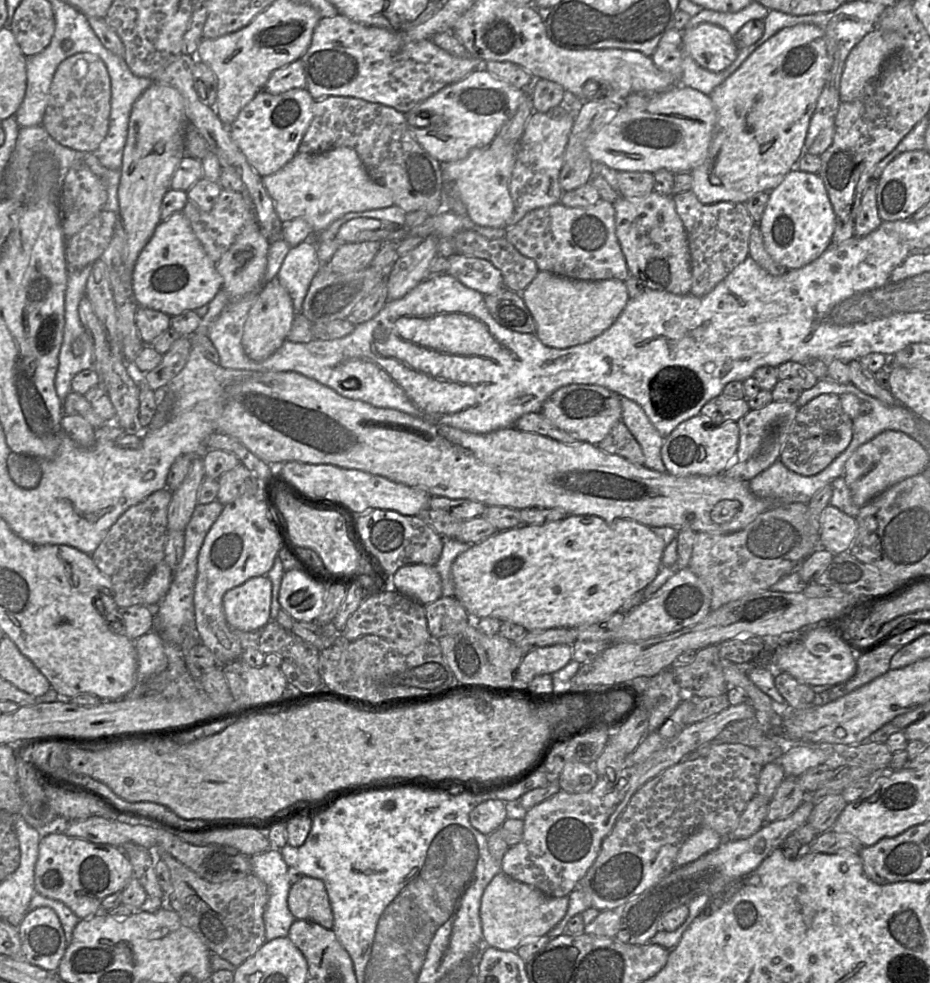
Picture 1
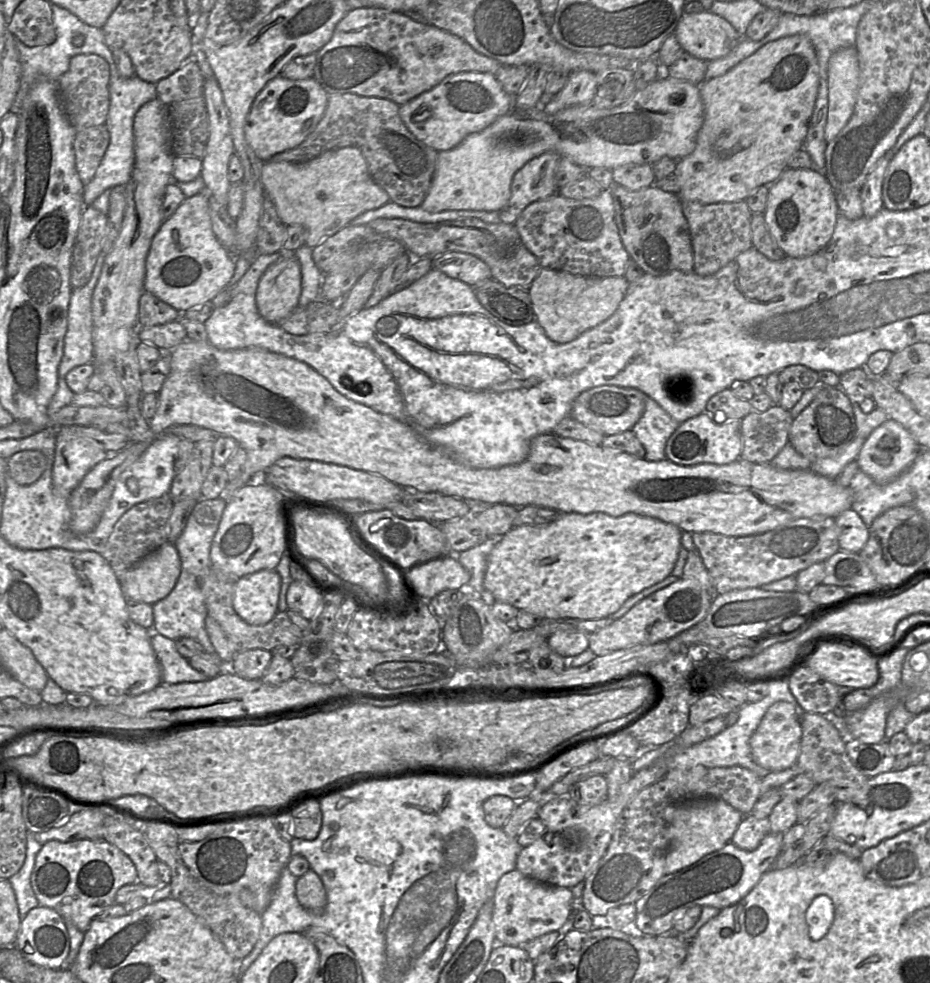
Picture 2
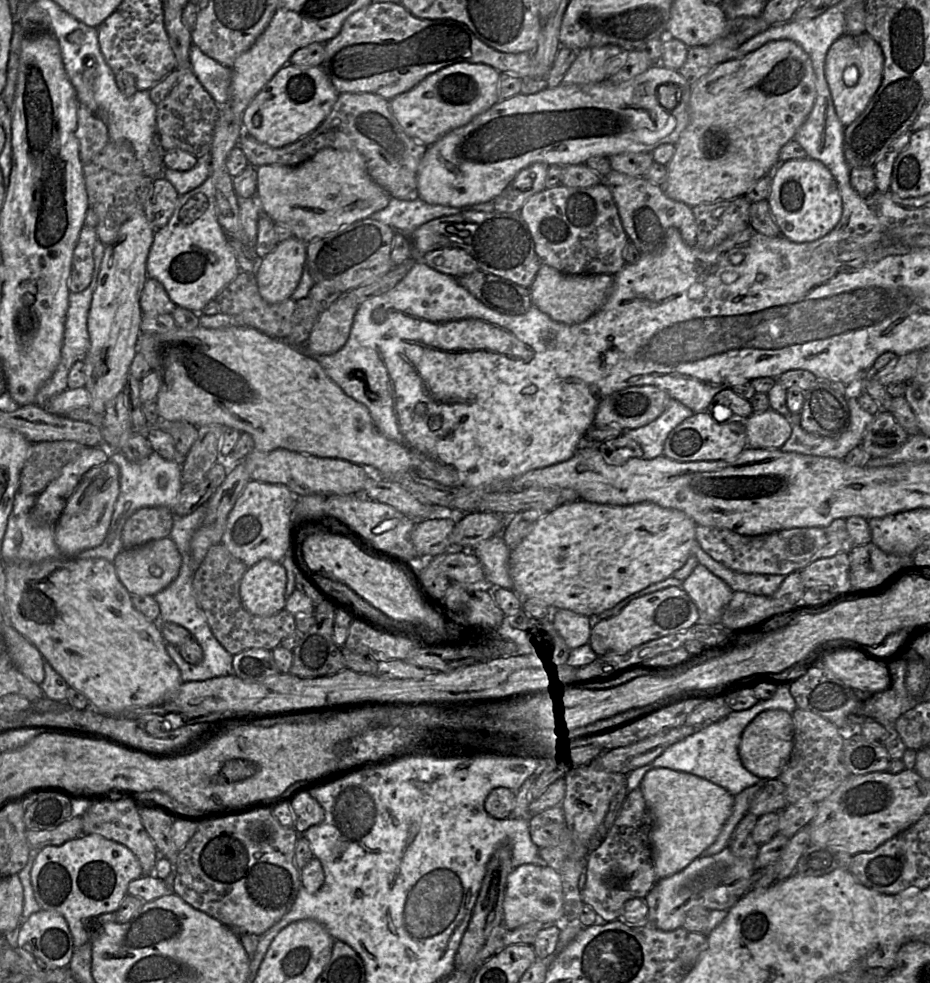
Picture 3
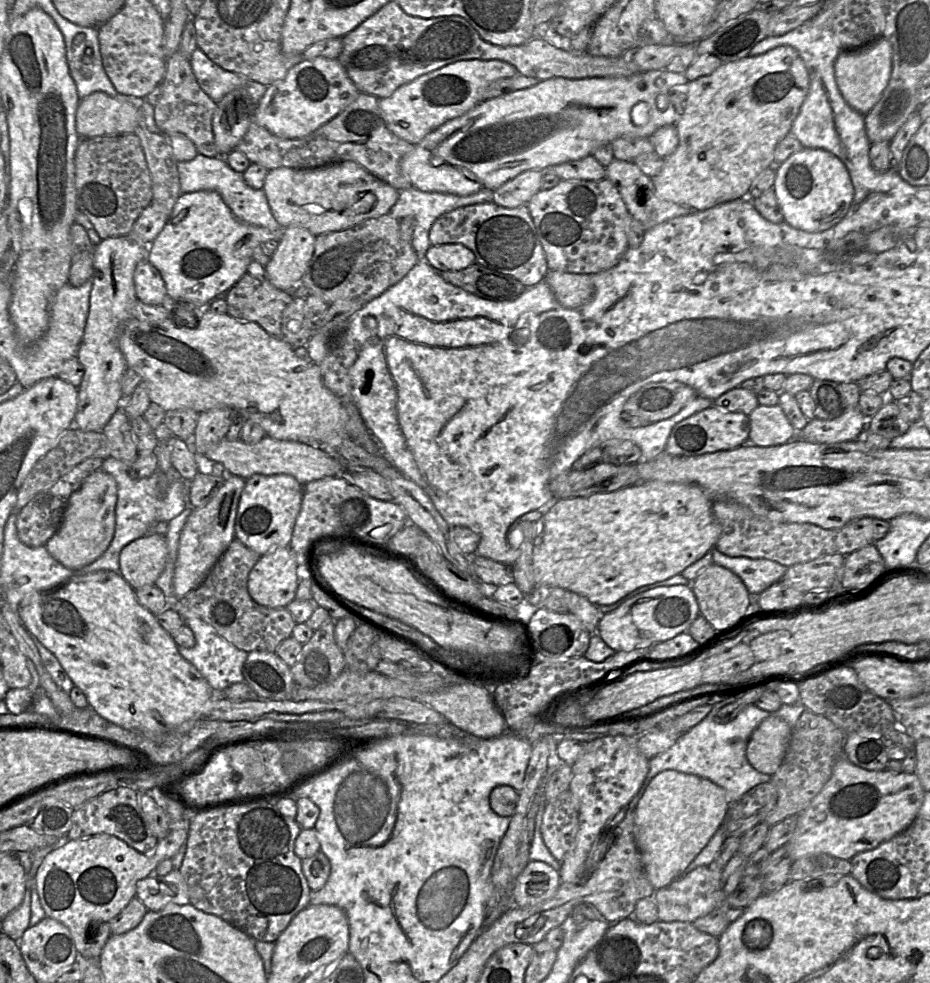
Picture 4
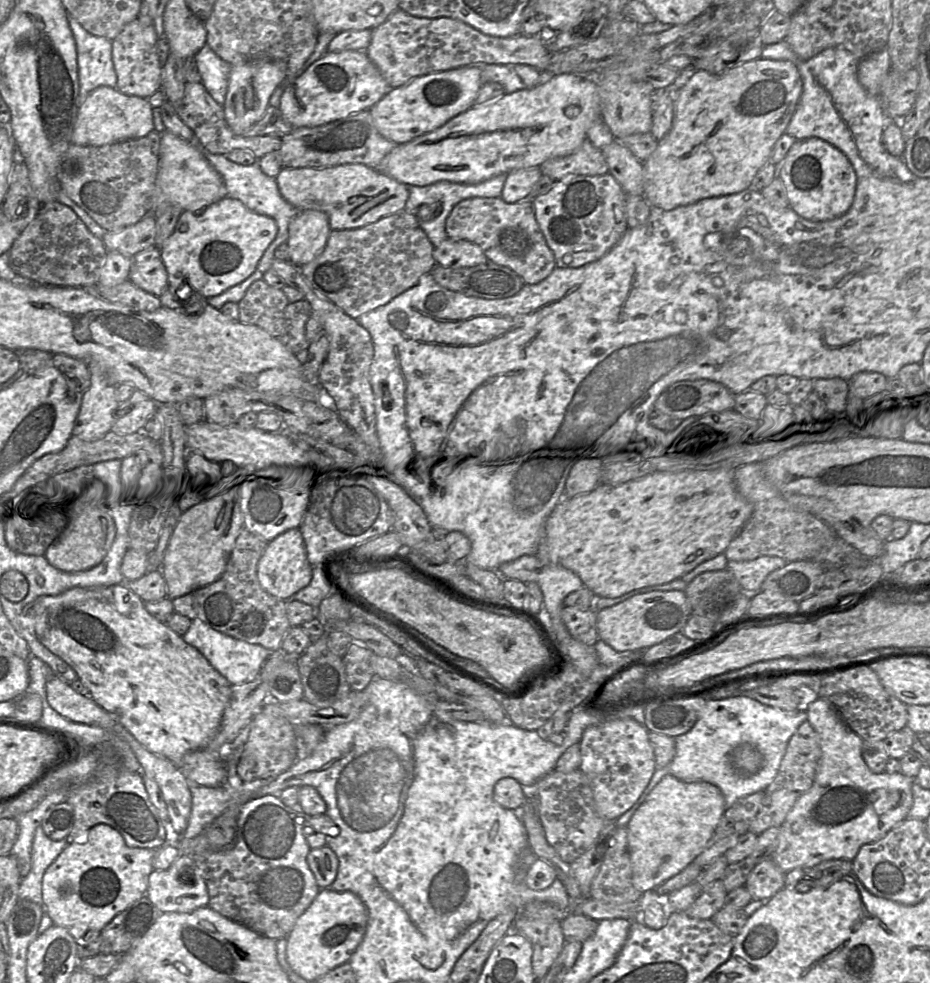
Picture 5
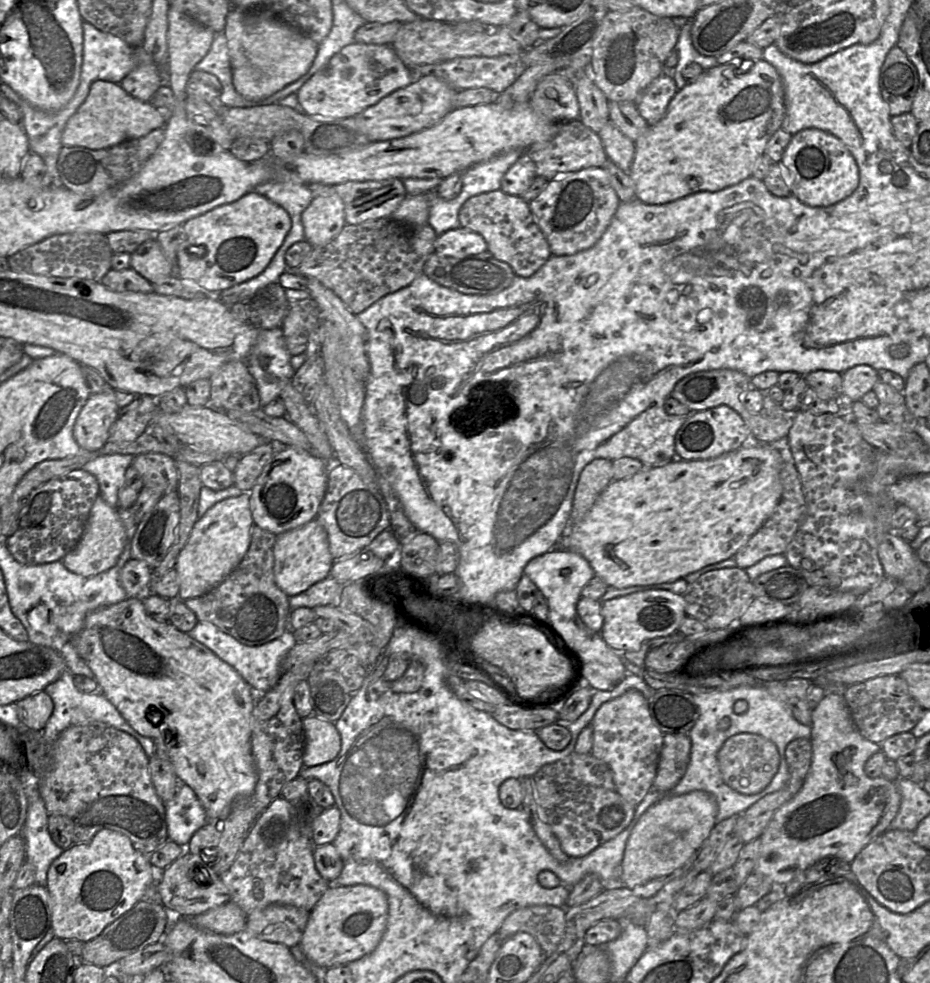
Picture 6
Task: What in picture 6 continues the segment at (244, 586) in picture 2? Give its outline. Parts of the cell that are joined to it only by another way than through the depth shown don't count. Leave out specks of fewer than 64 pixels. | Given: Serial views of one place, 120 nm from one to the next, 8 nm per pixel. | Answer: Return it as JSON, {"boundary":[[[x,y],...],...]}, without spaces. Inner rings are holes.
{"boundary":[[[316,518],[300,527],[276,535],[273,554],[276,584],[288,596],[298,595],[329,576],[334,563],[327,532]]]}

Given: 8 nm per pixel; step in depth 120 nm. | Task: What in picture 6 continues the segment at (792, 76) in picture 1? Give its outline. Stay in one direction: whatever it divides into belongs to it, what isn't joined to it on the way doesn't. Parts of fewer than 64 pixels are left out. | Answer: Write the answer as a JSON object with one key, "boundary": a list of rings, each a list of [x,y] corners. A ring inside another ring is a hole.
{"boundary":[[[764,59],[757,60],[747,70],[739,69],[738,64],[722,64],[711,67],[678,90],[670,104],[665,116],[649,128],[634,141],[635,156],[628,174],[635,185],[635,198],[646,204],[661,205],[689,196],[698,192],[717,192],[740,183],[752,176],[757,161],[765,155],[766,147],[771,137],[781,128],[786,114],[785,92],[780,74],[776,68]]]}

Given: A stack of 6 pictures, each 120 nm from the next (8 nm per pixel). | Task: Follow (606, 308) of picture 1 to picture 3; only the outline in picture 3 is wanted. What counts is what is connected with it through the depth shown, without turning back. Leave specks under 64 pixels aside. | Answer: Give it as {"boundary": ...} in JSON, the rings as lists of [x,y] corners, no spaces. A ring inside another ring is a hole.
{"boundary":[[[541,265],[530,289],[532,303],[551,319],[566,325],[582,323],[597,313],[608,300],[615,275],[565,274],[553,267]]]}

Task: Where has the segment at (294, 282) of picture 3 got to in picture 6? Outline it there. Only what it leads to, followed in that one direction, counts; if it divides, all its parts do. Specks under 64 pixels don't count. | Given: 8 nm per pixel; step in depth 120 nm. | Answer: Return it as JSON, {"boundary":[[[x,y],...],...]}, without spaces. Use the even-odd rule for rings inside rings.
{"boundary":[[[336,195],[313,197],[301,214],[304,240],[312,247],[323,246],[346,225],[344,203]]]}

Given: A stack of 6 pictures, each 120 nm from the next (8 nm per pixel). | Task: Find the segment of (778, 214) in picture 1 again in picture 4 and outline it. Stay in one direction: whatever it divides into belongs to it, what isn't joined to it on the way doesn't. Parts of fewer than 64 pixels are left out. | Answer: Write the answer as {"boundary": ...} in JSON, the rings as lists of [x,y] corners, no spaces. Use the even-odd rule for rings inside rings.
{"boundary":[[[806,148],[775,165],[773,190],[784,222],[798,230],[822,232],[840,222],[853,201],[854,188],[845,164],[824,149]]]}

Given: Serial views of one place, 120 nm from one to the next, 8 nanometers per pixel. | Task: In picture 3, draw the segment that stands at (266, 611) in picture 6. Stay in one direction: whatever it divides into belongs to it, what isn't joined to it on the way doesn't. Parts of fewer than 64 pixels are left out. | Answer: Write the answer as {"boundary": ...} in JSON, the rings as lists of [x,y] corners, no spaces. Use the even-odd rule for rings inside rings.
{"boundary":[[[215,544],[194,573],[193,589],[209,626],[219,643],[232,655],[250,648],[273,650],[296,628],[295,615],[286,608],[275,615],[262,617],[251,614],[240,597],[240,582],[248,566],[233,556],[222,544]]]}

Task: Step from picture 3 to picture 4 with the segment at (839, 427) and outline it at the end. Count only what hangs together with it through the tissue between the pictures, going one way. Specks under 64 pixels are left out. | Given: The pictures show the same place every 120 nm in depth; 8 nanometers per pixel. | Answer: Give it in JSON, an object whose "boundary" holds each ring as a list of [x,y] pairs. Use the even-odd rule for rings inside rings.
{"boundary":[[[815,380],[808,391],[815,405],[815,418],[833,420],[846,410],[839,383],[831,380]]]}

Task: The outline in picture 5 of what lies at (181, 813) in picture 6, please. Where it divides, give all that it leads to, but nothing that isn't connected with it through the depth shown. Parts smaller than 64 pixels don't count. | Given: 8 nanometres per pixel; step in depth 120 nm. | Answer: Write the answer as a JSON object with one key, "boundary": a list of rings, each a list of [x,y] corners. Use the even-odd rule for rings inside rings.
{"boundary":[[[189,783],[189,789],[192,796],[192,808],[187,828],[181,835],[173,830],[170,821],[165,821],[166,841],[164,845],[175,844],[177,846],[179,840],[190,840],[196,837],[236,801],[236,795],[227,784],[212,788]]]}

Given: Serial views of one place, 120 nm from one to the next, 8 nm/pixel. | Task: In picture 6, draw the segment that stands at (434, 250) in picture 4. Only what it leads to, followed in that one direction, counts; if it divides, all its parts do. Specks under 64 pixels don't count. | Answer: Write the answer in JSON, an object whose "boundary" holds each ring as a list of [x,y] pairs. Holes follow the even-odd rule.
{"boundary":[[[462,227],[437,236],[434,246],[437,255],[453,258],[464,258],[487,250],[487,244],[480,234]]]}

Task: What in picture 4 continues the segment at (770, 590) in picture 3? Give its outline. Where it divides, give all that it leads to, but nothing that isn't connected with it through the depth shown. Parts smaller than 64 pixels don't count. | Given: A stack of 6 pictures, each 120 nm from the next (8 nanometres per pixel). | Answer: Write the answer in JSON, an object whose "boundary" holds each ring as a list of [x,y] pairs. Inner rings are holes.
{"boundary":[[[715,548],[710,553],[713,564],[728,569],[737,575],[752,596],[758,596],[780,581],[787,570],[787,567],[768,559],[728,557]]]}

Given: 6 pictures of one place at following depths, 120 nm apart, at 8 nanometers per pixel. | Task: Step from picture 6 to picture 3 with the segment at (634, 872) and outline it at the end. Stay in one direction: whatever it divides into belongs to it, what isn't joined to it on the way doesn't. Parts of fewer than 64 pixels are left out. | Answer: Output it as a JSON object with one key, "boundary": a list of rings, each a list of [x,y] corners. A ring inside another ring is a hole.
{"boundary":[[[668,768],[650,770],[639,788],[651,817],[652,862],[658,880],[676,874],[712,845],[734,806],[734,796],[704,778]]]}

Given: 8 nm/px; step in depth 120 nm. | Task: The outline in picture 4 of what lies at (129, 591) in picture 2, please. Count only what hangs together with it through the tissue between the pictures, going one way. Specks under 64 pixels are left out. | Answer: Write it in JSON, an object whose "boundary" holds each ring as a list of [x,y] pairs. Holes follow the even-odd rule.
{"boundary":[[[148,533],[122,549],[119,573],[134,590],[155,585],[166,566],[167,554],[166,538]]]}

